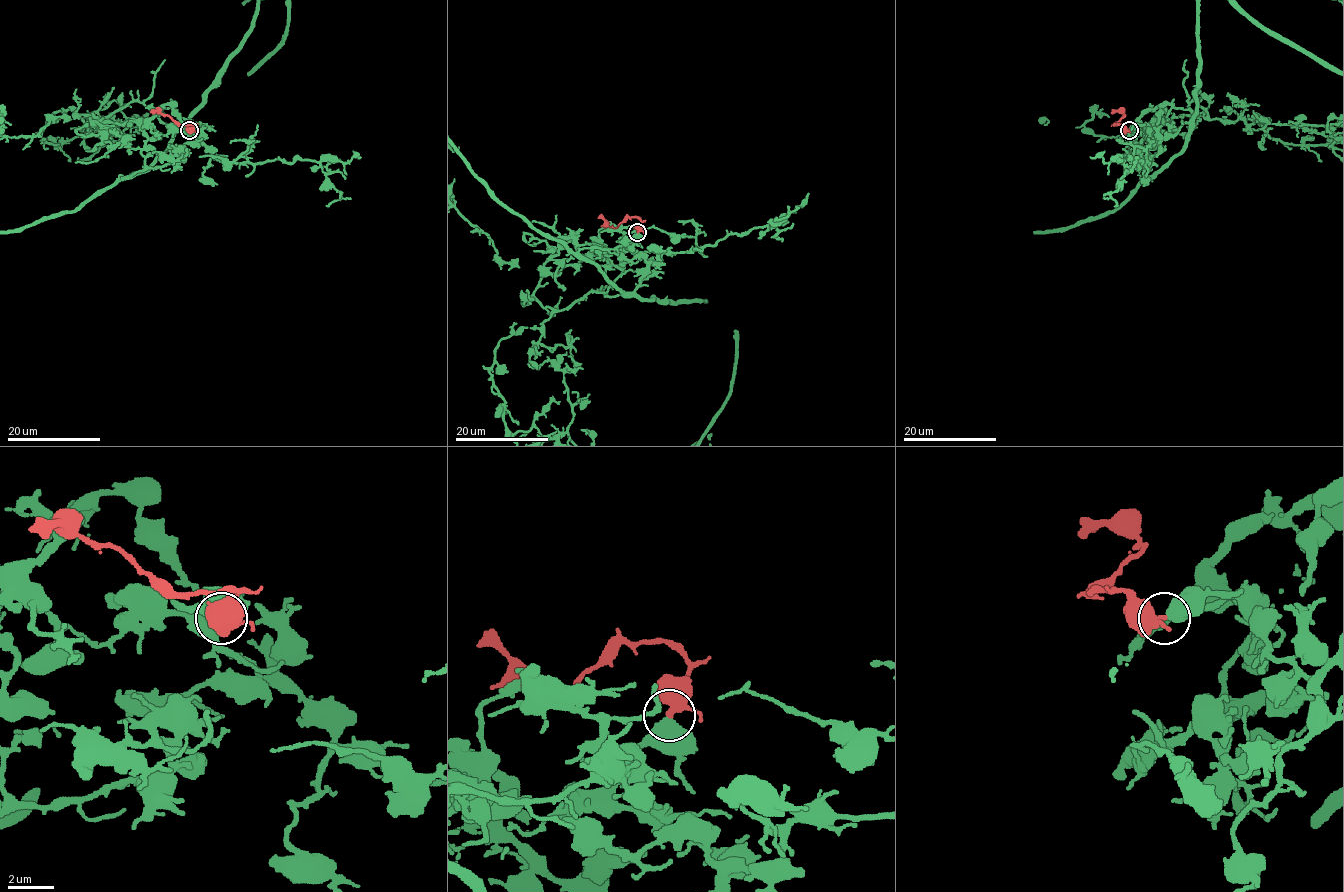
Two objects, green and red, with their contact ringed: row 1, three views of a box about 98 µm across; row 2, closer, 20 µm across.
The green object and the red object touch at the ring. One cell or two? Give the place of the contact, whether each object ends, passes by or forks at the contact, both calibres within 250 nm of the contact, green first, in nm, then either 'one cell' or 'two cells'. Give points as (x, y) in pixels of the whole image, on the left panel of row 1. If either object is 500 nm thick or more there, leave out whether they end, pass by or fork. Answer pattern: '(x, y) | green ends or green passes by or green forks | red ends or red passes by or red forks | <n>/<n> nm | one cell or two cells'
(189, 130) | 650/360 nm | one cell

